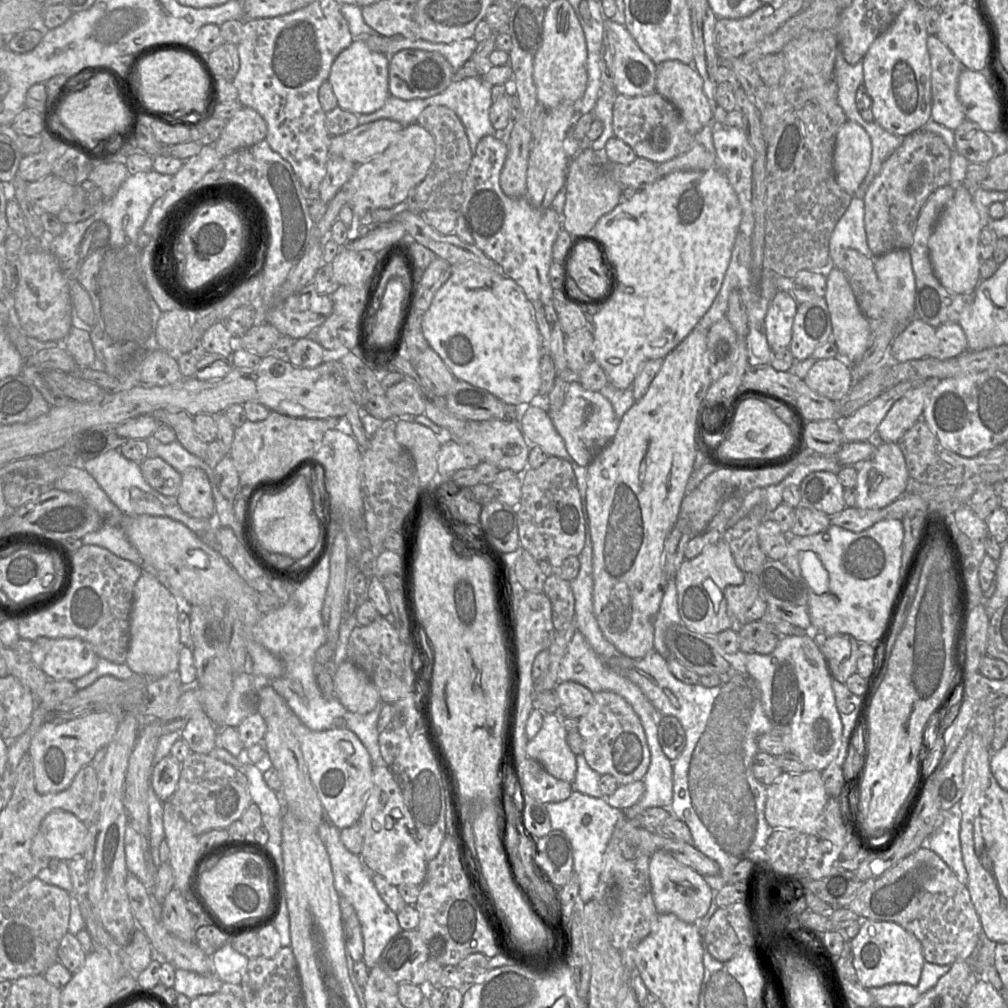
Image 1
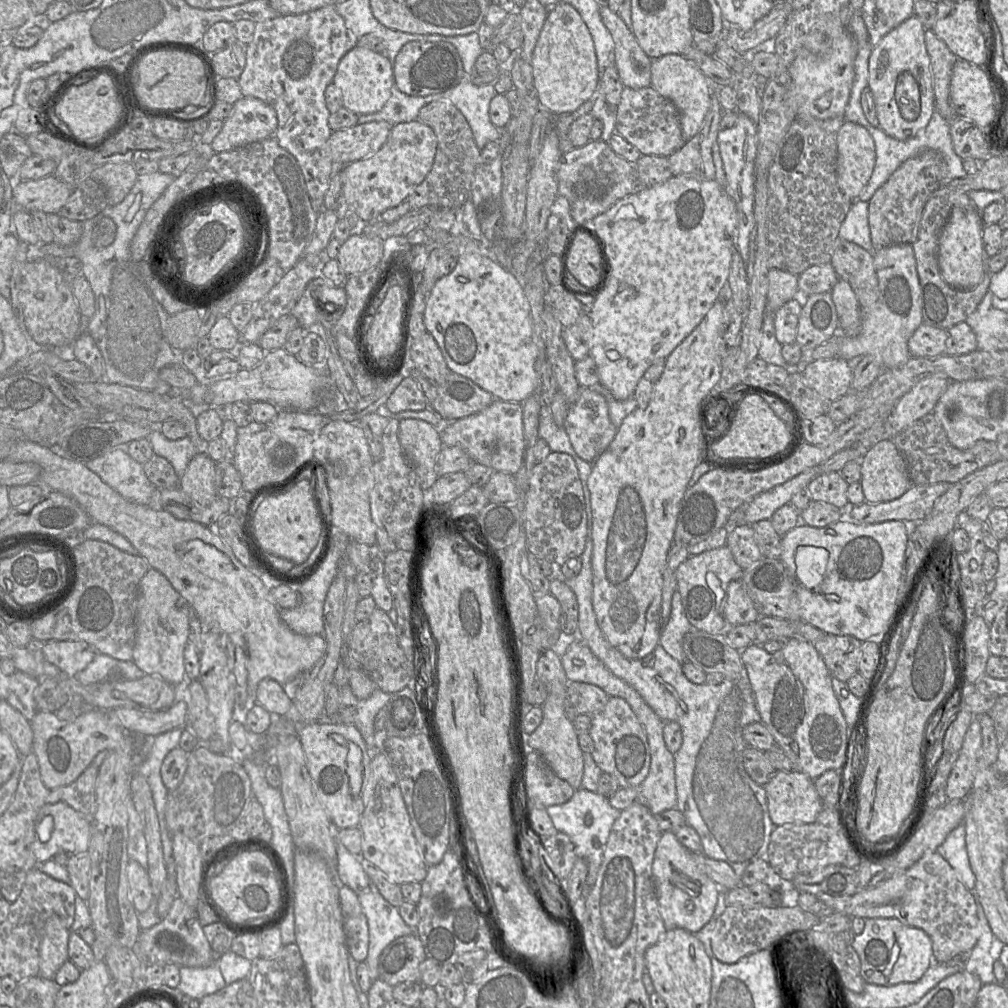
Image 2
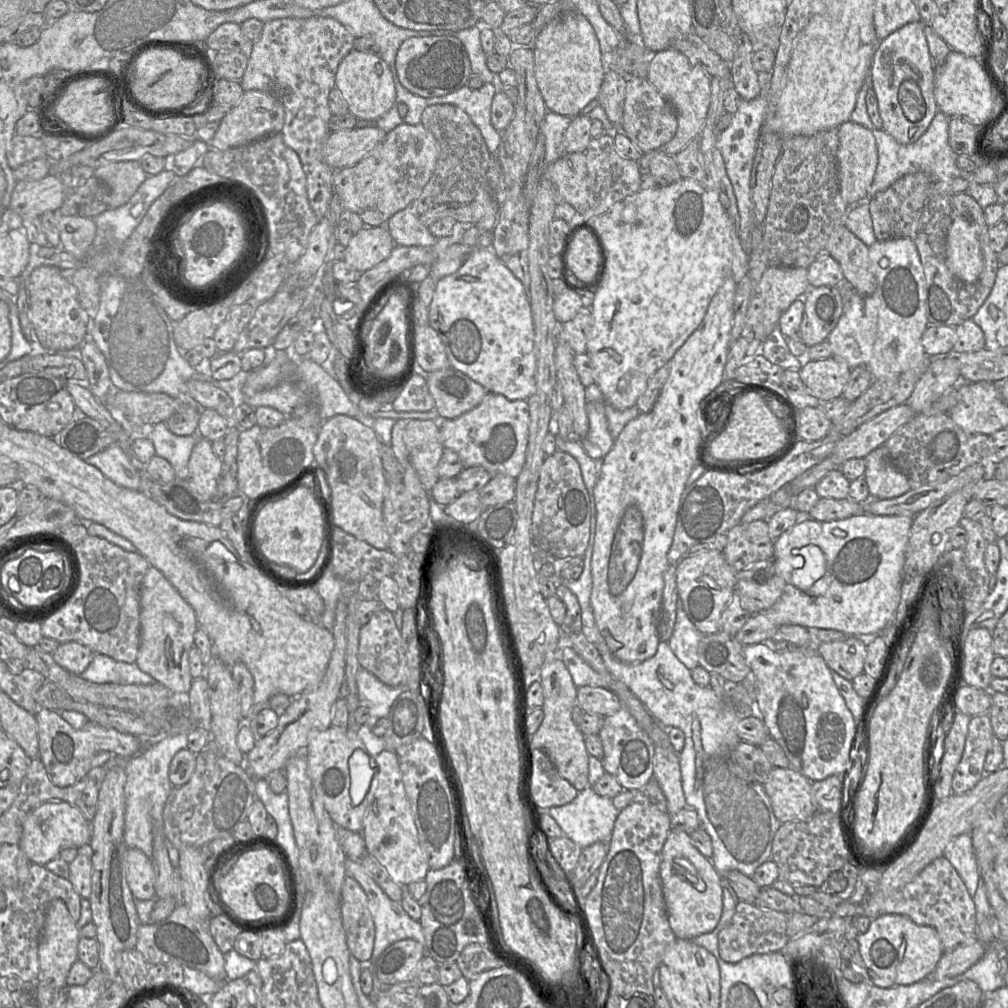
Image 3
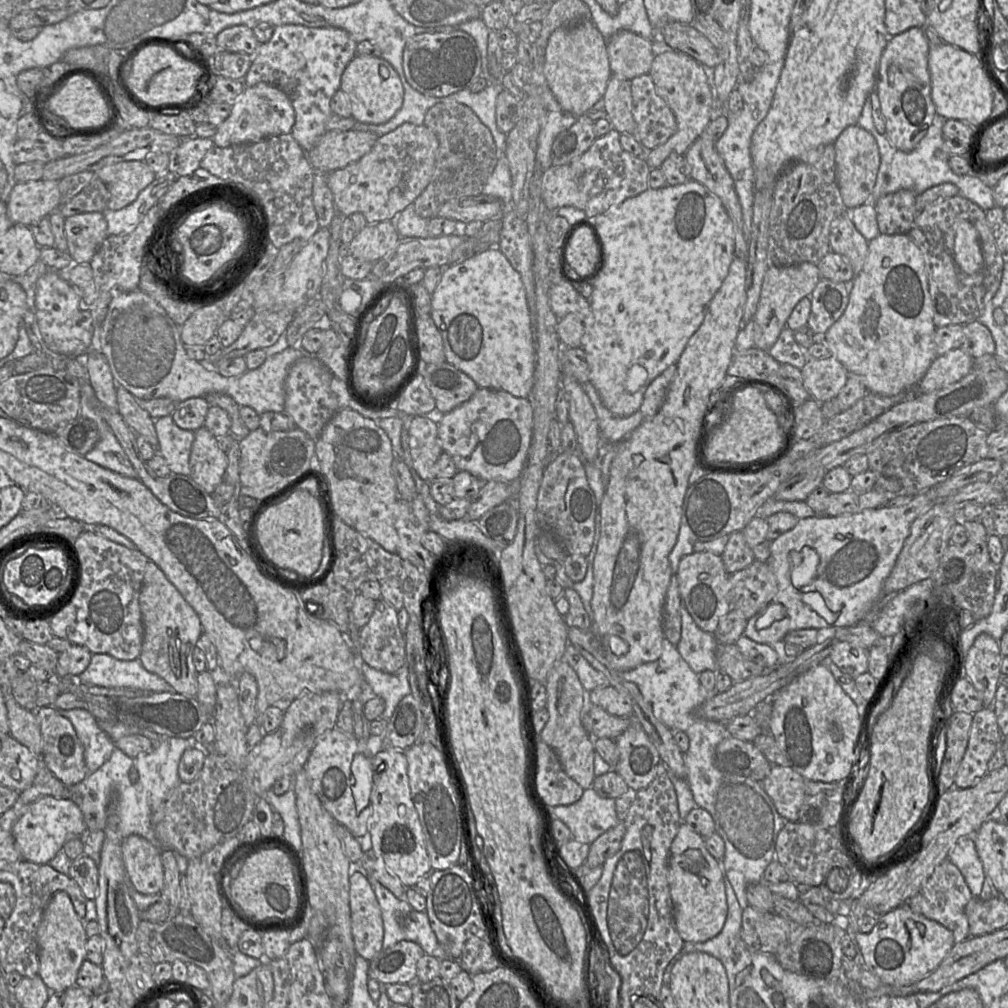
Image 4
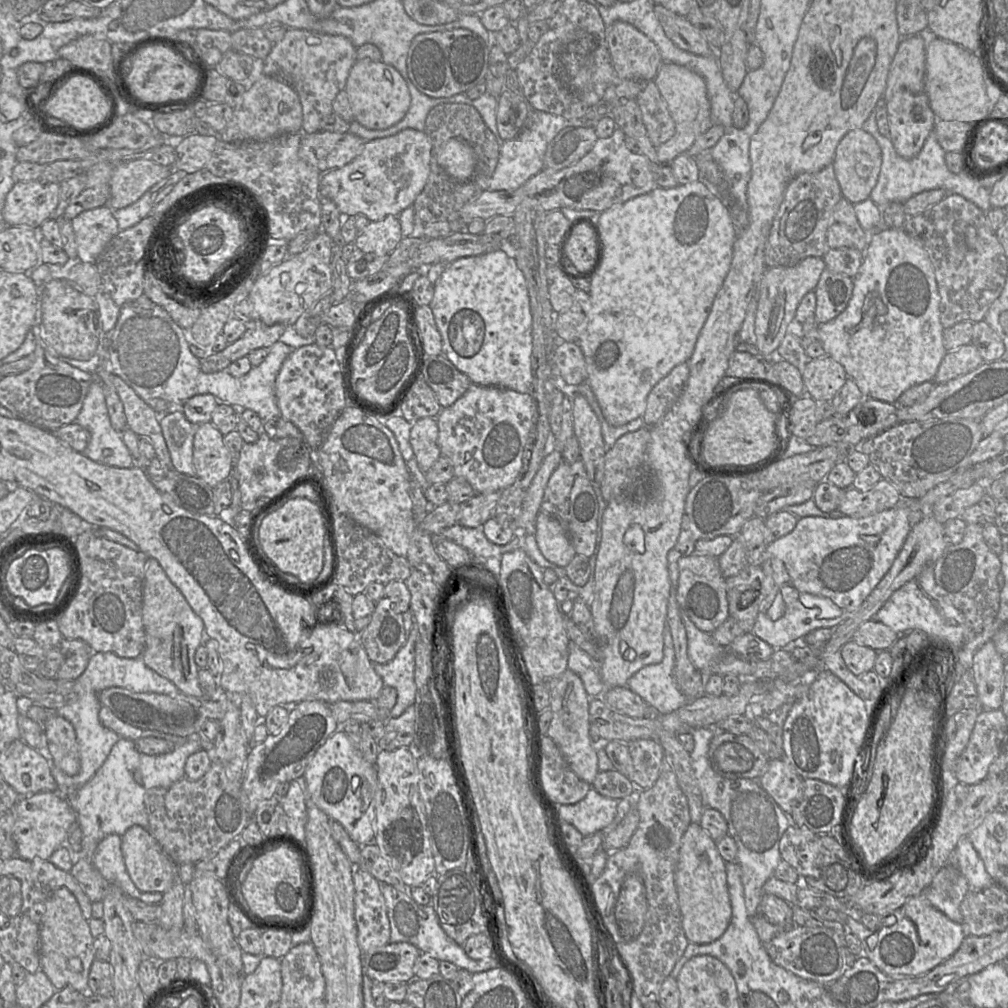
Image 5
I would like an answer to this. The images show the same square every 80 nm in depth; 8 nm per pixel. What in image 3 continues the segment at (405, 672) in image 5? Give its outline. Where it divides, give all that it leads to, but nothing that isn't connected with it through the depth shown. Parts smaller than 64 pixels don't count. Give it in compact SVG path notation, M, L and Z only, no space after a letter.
M360 667L357 674L359 700L370 702L369 718L365 724L372 729L382 717L388 717L396 698L405 691L407 685L389 686L380 681L375 675Z

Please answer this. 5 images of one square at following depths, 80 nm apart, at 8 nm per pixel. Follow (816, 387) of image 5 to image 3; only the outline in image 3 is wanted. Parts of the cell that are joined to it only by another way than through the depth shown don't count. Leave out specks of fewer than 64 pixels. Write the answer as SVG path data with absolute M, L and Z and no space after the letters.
M833 357L820 360L804 359L799 371L802 382L820 402L841 397L848 383L851 369Z

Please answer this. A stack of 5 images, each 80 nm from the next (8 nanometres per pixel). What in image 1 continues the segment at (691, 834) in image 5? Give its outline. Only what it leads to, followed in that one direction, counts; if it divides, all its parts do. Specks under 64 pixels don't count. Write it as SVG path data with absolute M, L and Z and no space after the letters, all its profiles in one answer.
M658 850L650 856L649 878L658 914L674 914L684 922L698 923L707 913L714 891L701 874L677 861L667 851Z

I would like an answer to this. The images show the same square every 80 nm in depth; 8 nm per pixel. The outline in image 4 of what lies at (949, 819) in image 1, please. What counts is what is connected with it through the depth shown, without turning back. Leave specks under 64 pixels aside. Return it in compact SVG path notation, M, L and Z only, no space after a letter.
M961 836L949 852L948 859L961 872L973 897L978 897L984 884L985 873L974 836Z

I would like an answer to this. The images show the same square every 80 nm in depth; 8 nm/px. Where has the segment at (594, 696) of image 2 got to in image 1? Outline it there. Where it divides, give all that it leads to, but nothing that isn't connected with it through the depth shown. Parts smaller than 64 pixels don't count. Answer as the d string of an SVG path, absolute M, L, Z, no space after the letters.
M558 682L554 690L560 702L561 717L580 718L594 701L594 693L577 682Z

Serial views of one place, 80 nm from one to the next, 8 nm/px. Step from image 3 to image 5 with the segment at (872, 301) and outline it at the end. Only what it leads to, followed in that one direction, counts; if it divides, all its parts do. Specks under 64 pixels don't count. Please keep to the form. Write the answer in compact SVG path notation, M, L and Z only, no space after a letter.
M880 226L876 231L869 233L868 246L853 282L852 296L846 308L833 320L819 325L815 332L815 340L822 343L827 355L830 355L844 367L847 376L857 384L865 398L872 398L886 403L896 403L899 397L909 388L923 382L933 381L941 361L948 352L943 344L944 328L940 321L940 295L933 265L927 251L918 239L912 237L903 229Z

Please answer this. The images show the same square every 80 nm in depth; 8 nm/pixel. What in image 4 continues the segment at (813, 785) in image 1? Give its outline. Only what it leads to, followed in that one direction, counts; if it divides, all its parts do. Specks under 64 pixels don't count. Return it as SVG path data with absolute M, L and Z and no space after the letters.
M772 765L769 774L763 779L763 781L761 781L761 784L762 784L764 791L768 794L768 796L771 798L773 804L775 805L777 812L786 821L797 822L797 821L799 821L799 810L800 810L801 805L803 804L804 798L805 798L806 781L811 781L811 780L805 780L799 773L794 771L791 767Z

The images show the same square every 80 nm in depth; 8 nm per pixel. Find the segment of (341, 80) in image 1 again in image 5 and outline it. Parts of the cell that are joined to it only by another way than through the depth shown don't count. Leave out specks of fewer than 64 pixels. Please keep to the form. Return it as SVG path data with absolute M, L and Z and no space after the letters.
M356 60L344 90L349 97L354 120L370 130L384 130L397 124L404 118L411 103L403 77L393 66L383 61Z

